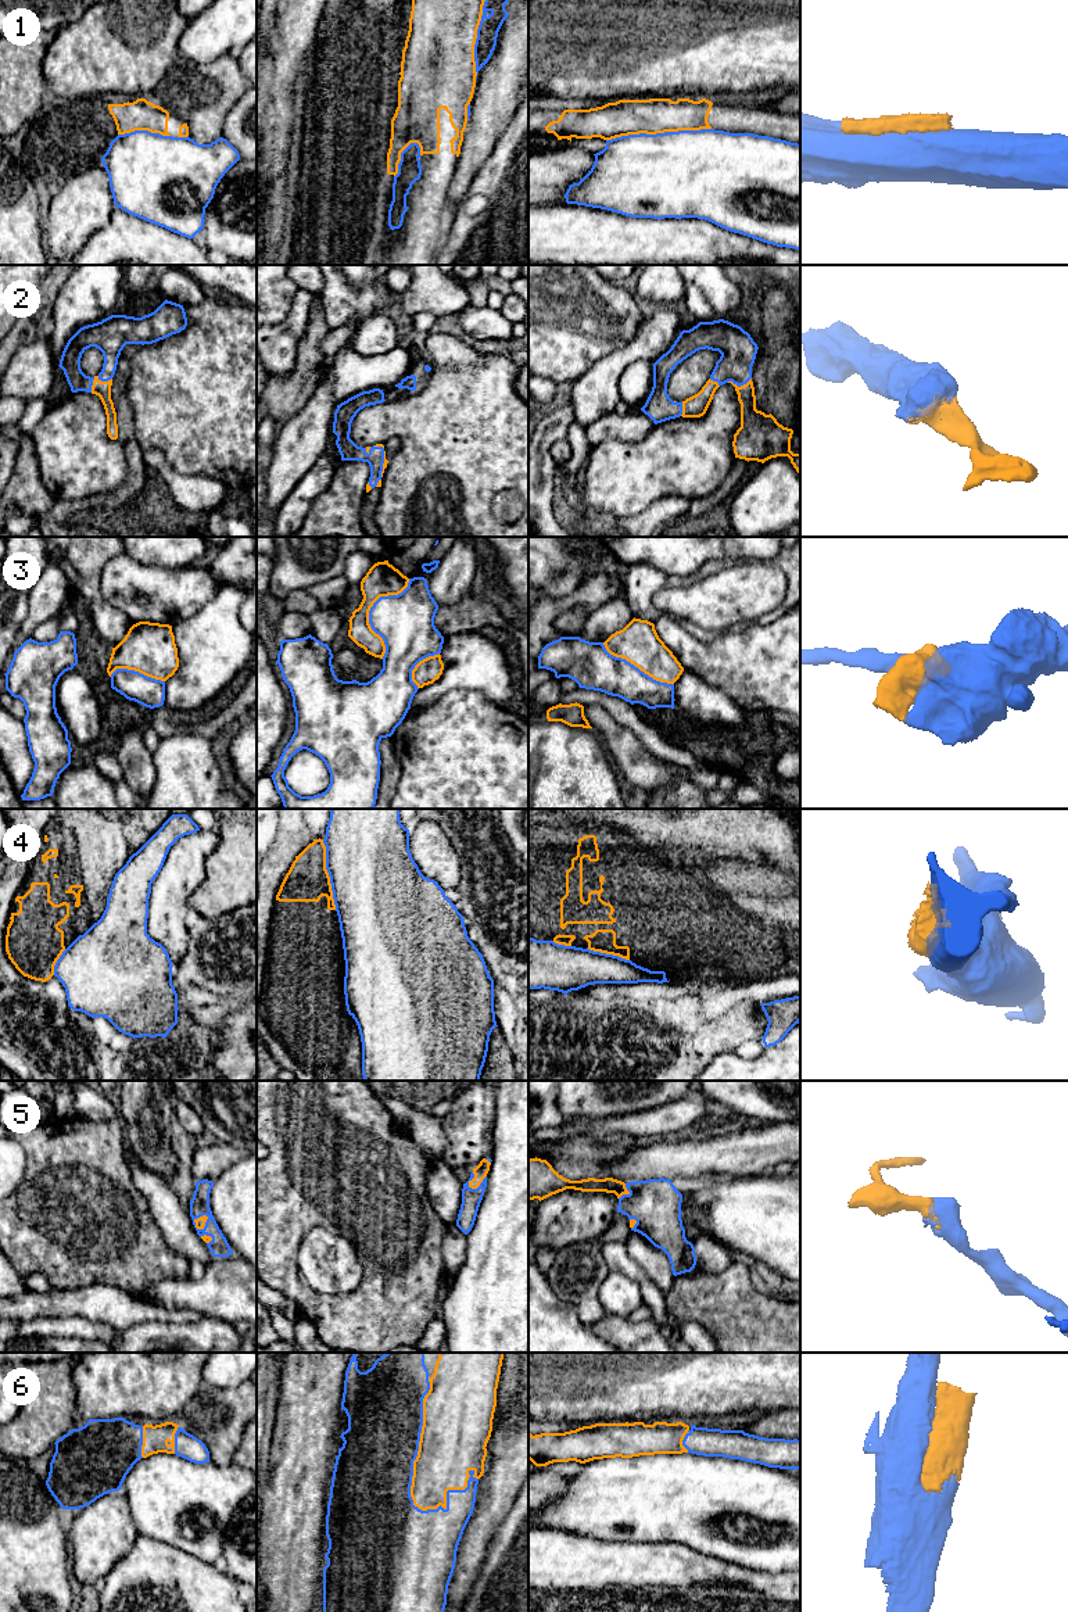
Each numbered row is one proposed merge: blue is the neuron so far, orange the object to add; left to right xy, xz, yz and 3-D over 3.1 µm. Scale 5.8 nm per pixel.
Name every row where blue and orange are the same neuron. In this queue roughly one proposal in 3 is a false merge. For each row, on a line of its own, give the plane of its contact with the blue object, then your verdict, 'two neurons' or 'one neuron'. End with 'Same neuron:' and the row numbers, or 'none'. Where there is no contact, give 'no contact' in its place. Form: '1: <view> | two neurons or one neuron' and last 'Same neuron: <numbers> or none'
1: yz | two neurons
2: yz | one neuron
3: xz | two neurons
4: xz | one neuron
5: xy | one neuron
6: xz | one neuron
Same neuron: 2, 4, 5, 6

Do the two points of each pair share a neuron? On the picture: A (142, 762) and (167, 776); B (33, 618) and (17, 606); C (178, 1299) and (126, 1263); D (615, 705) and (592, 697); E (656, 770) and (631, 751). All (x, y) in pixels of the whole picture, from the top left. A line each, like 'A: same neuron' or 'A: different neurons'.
A: different neurons
B: different neurons
C: different neurons
D: same neuron
E: same neuron

